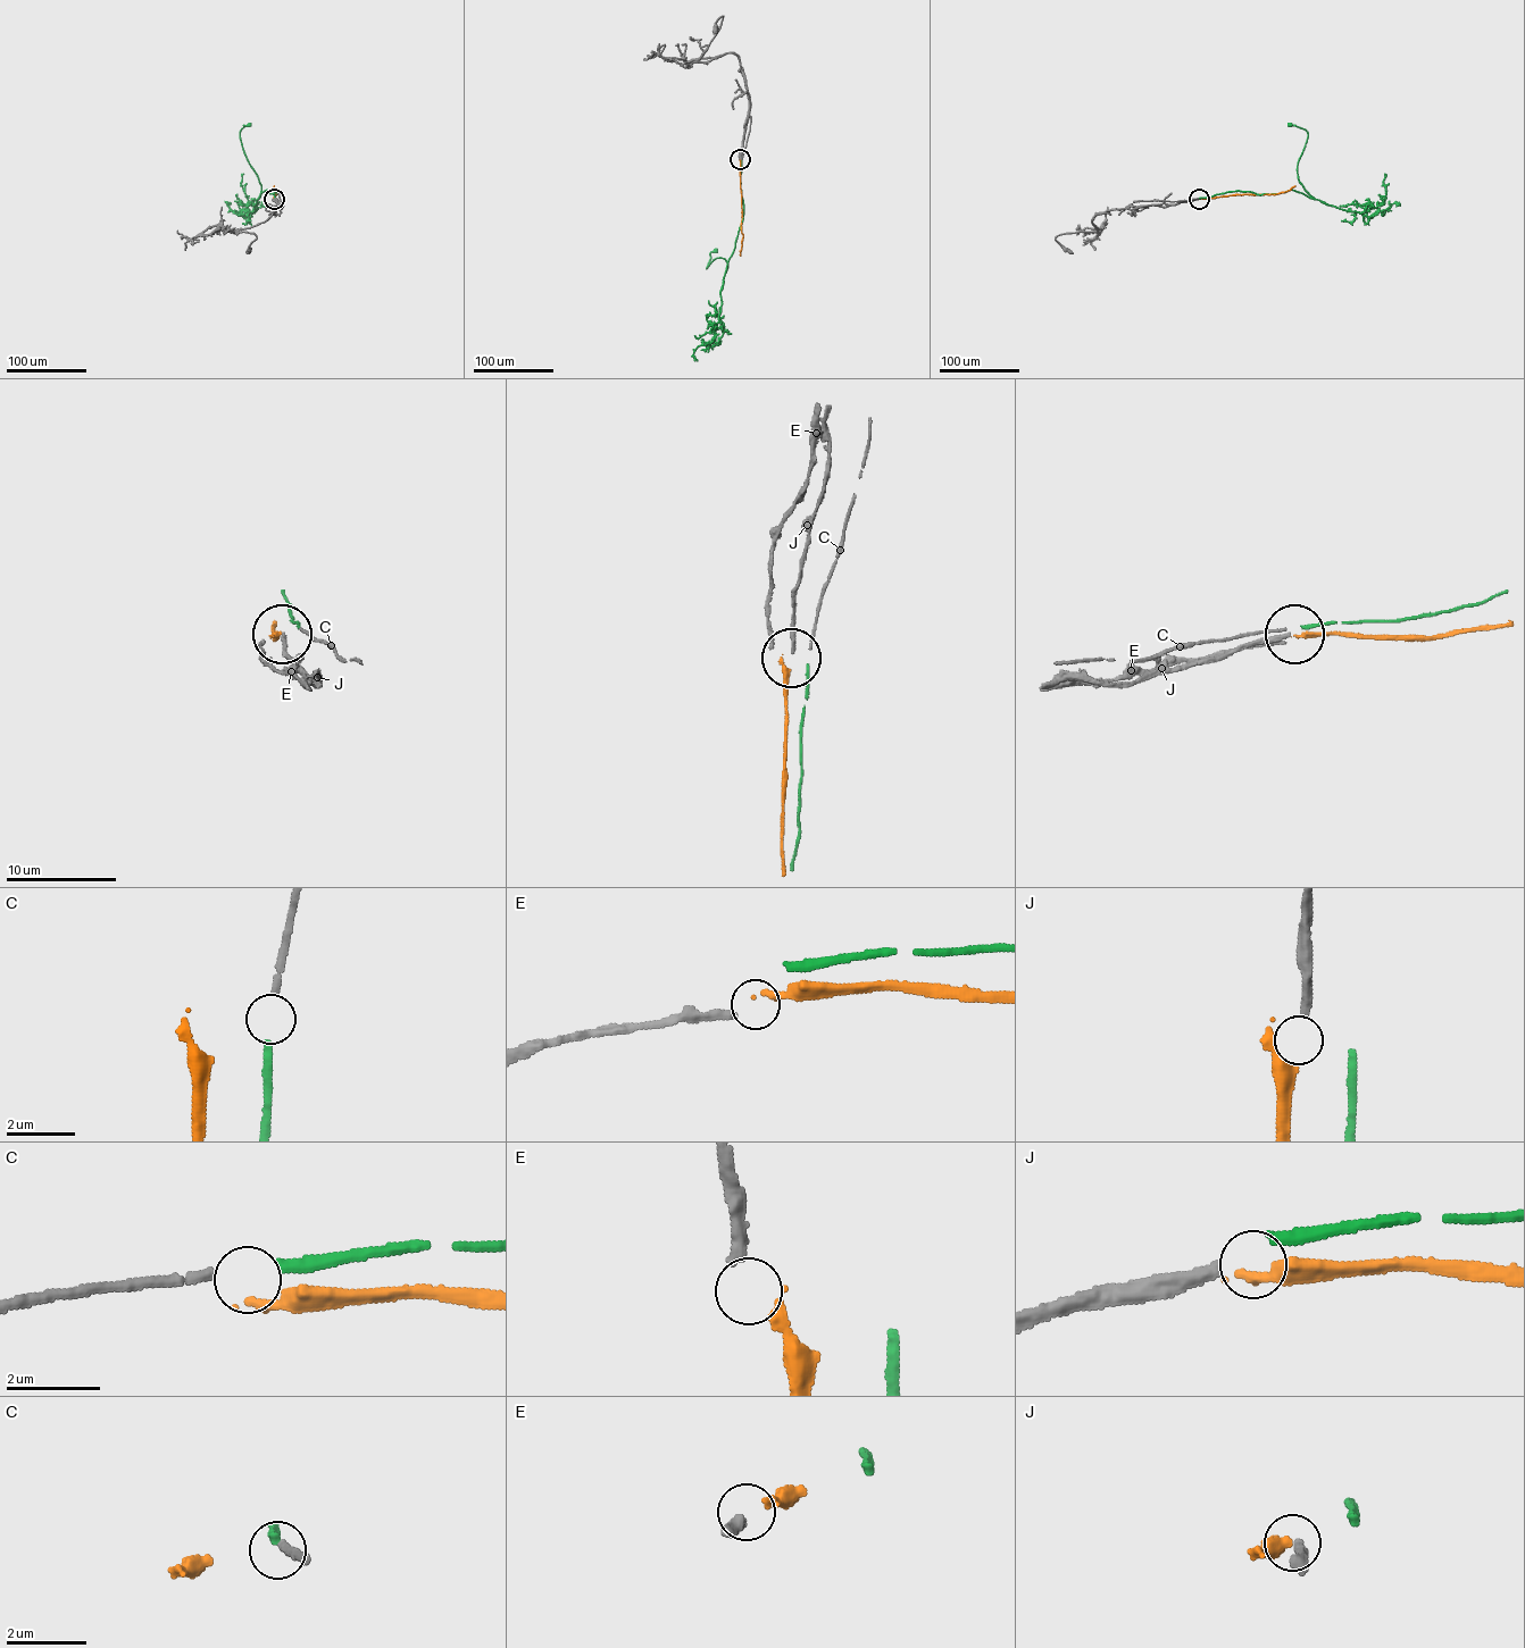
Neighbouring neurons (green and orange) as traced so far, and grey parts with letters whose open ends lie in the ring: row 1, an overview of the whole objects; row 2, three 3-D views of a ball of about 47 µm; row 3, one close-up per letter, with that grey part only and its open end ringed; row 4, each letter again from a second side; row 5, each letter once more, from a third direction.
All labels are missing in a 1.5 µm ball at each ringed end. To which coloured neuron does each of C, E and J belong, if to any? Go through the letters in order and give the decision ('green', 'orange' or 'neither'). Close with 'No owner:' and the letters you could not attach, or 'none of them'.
C: green
E: neither
J: orange
No owner: E

